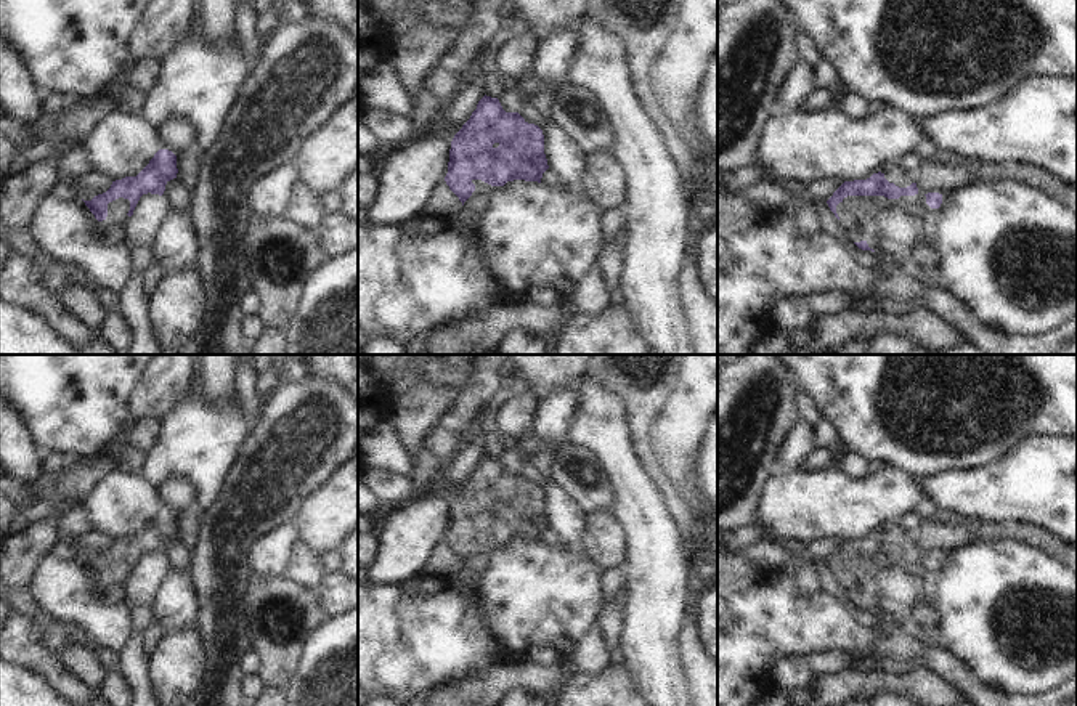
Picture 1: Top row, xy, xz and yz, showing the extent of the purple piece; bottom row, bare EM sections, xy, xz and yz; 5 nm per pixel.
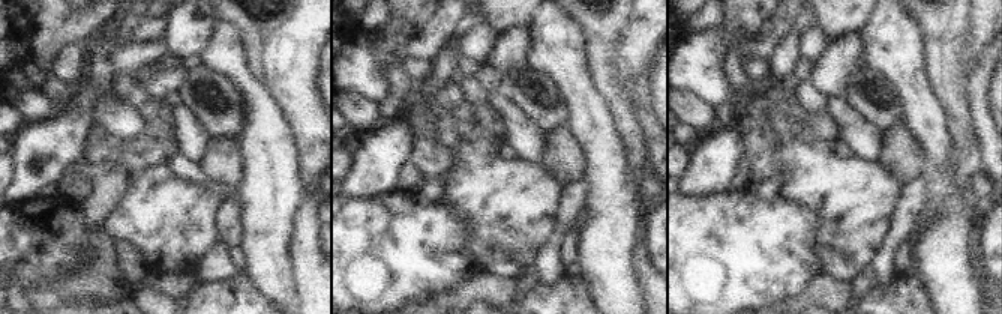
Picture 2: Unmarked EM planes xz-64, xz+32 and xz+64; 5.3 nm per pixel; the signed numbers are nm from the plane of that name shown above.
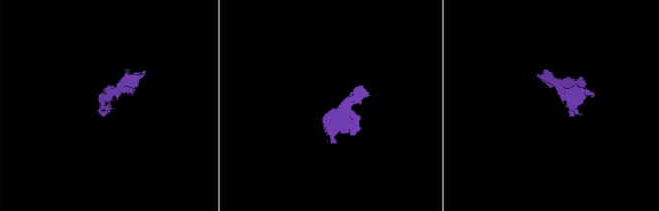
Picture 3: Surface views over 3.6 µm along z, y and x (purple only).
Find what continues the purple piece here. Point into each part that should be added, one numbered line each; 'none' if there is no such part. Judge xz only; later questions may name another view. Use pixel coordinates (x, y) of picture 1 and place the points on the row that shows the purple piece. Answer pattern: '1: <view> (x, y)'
none

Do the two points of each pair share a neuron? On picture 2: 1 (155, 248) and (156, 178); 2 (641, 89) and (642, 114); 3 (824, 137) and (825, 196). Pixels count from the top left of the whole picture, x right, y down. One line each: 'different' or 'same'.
1: same
2: same
3: different

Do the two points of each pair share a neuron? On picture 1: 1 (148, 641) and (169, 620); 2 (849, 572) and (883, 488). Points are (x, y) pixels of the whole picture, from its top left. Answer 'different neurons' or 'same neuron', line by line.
1: different neurons
2: different neurons

